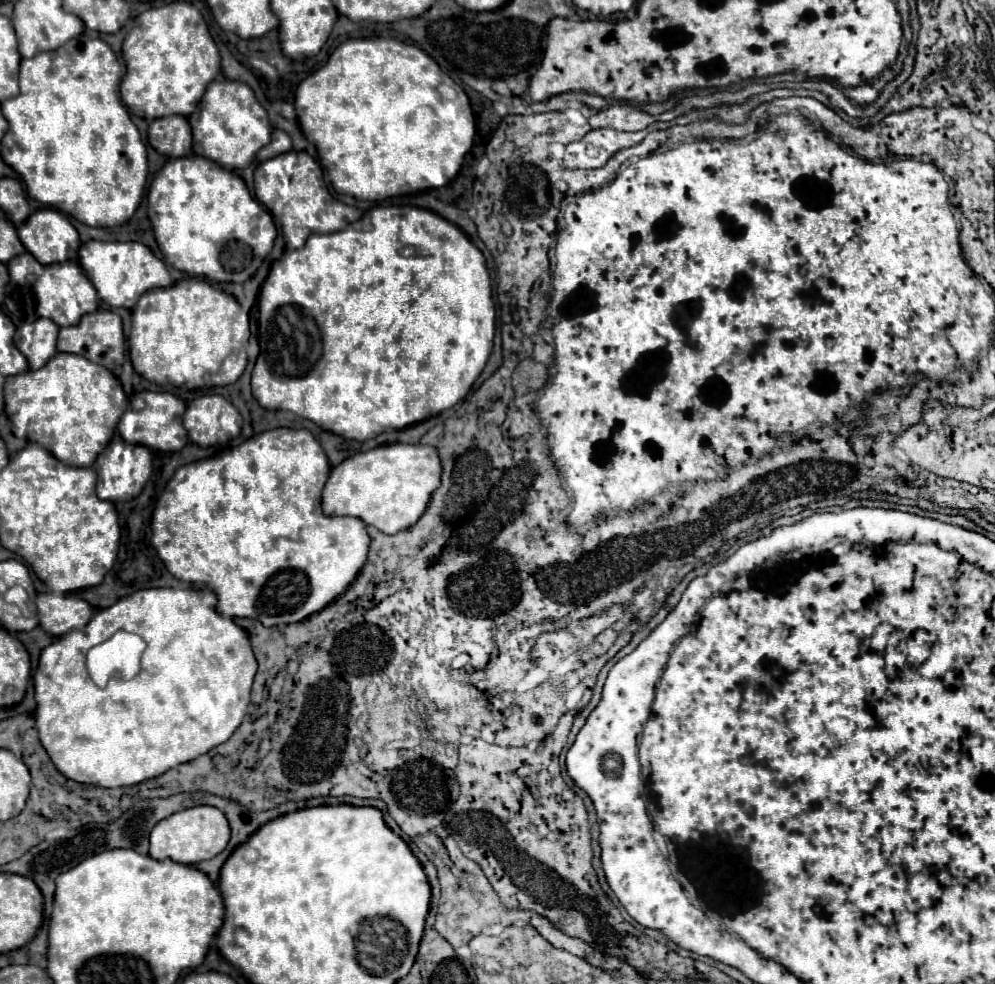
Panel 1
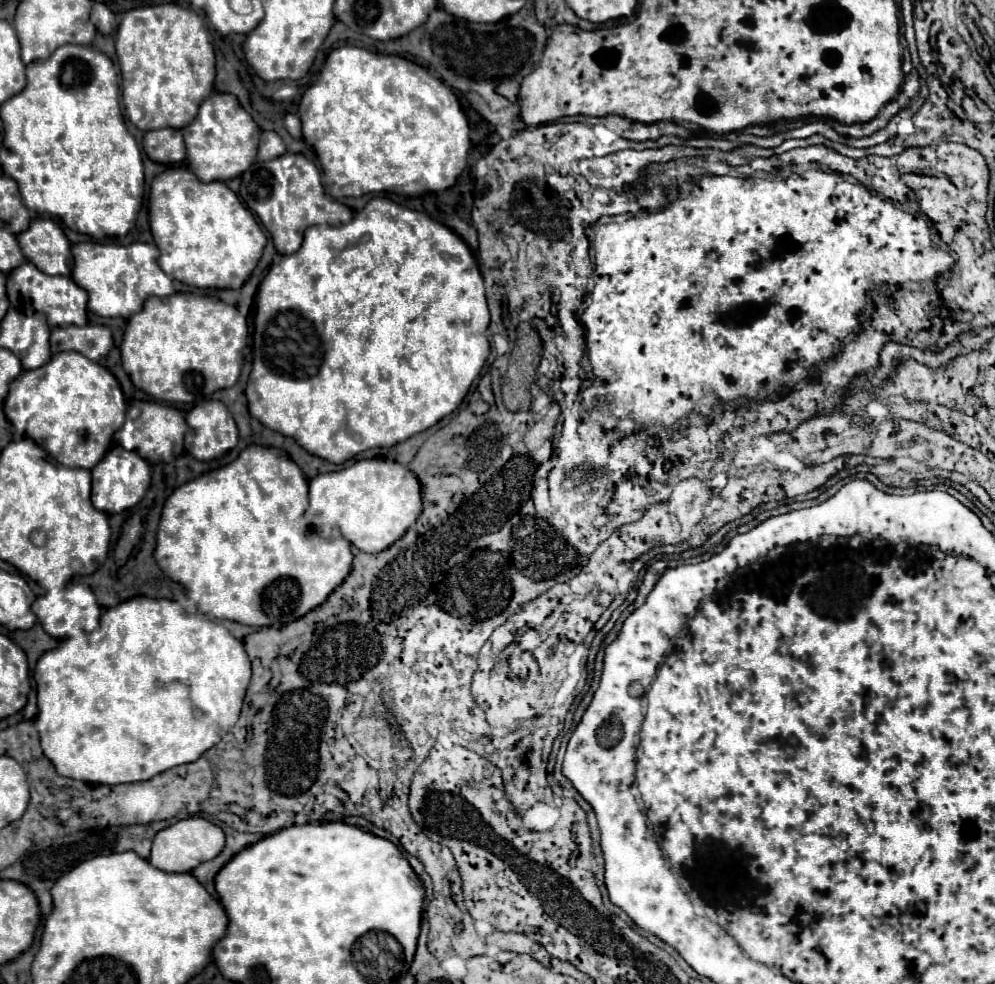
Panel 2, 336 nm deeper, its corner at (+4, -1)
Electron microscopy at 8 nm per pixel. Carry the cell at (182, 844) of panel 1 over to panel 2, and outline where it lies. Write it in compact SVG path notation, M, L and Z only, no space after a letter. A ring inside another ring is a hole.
M190 816L184 820L178 820L176 824L160 830L152 842L152 854L148 862L164 872L190 872L198 864L216 858L224 848L224 832L220 826L208 822L200 816Z

